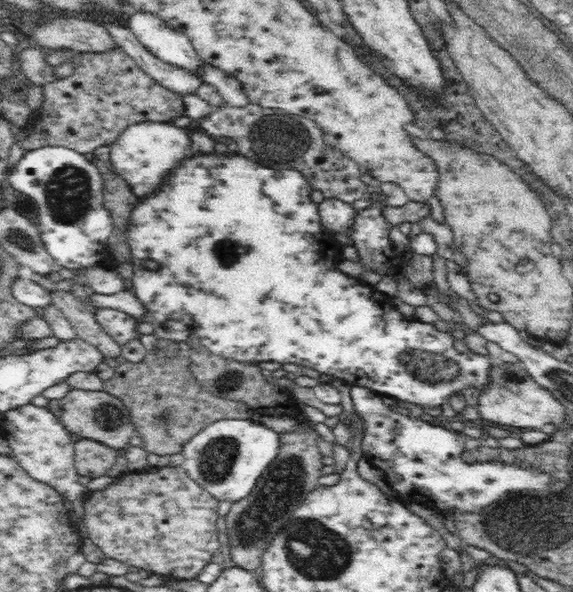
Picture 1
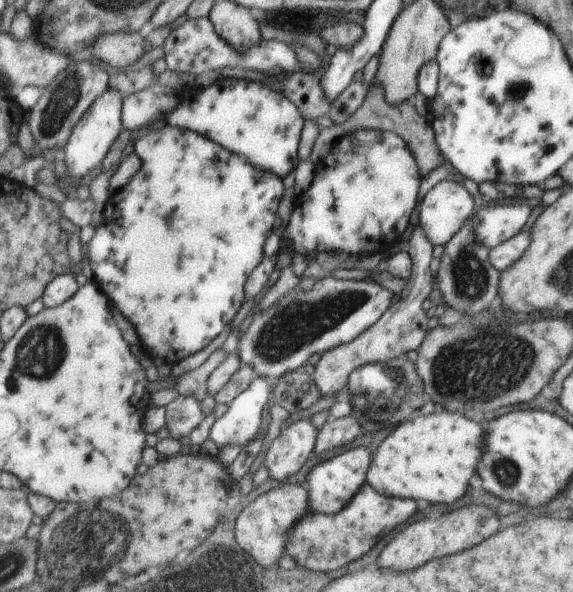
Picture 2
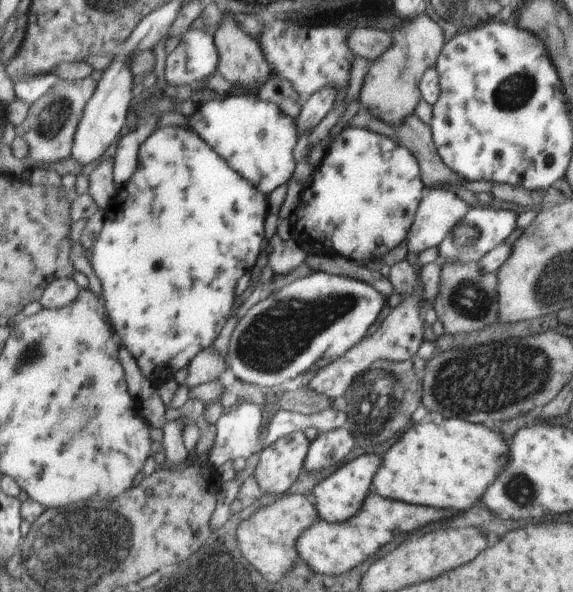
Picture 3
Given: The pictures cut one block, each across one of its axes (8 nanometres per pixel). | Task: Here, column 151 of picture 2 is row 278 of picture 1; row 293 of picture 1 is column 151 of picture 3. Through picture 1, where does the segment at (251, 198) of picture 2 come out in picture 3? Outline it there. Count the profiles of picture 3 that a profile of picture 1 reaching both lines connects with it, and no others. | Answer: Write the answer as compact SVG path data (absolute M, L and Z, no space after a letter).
M167 126L167 128L157 128L141 146L139 146L139 156L137 156L137 168L125 188L121 188L107 208L103 210L103 232L101 238L97 240L93 248L93 272L101 280L103 286L103 308L107 316L111 316L111 324L119 336L123 336L123 346L129 350L129 354L135 358L137 366L141 368L143 376L147 376L153 384L153 390L165 382L167 376L173 376L179 368L189 366L189 362L211 342L217 338L219 330L225 324L227 314L231 312L239 280L247 276L247 270L255 264L255 258L259 254L261 242L263 242L263 226L265 226L265 216L269 214L269 196L263 194L263 190L257 190L251 186L243 176L239 176L235 170L231 170L223 158L219 158L207 144L203 144L189 128L183 126Z

